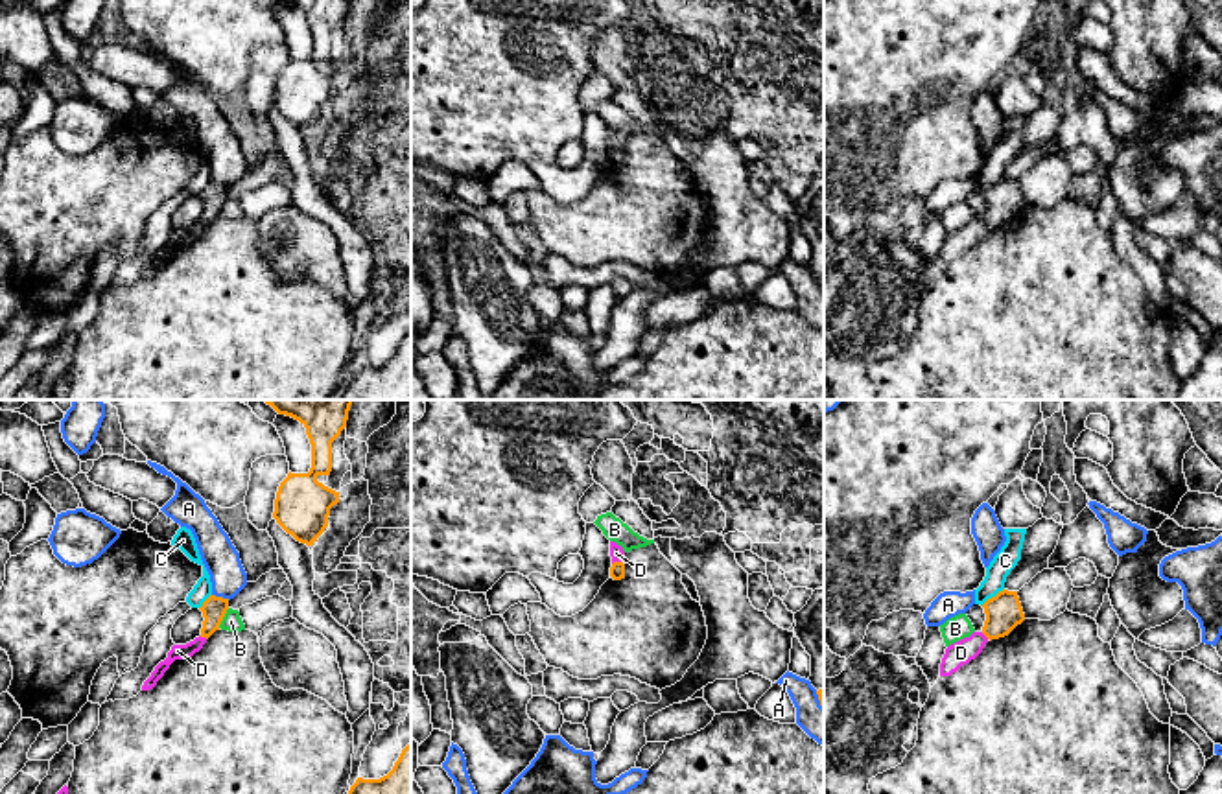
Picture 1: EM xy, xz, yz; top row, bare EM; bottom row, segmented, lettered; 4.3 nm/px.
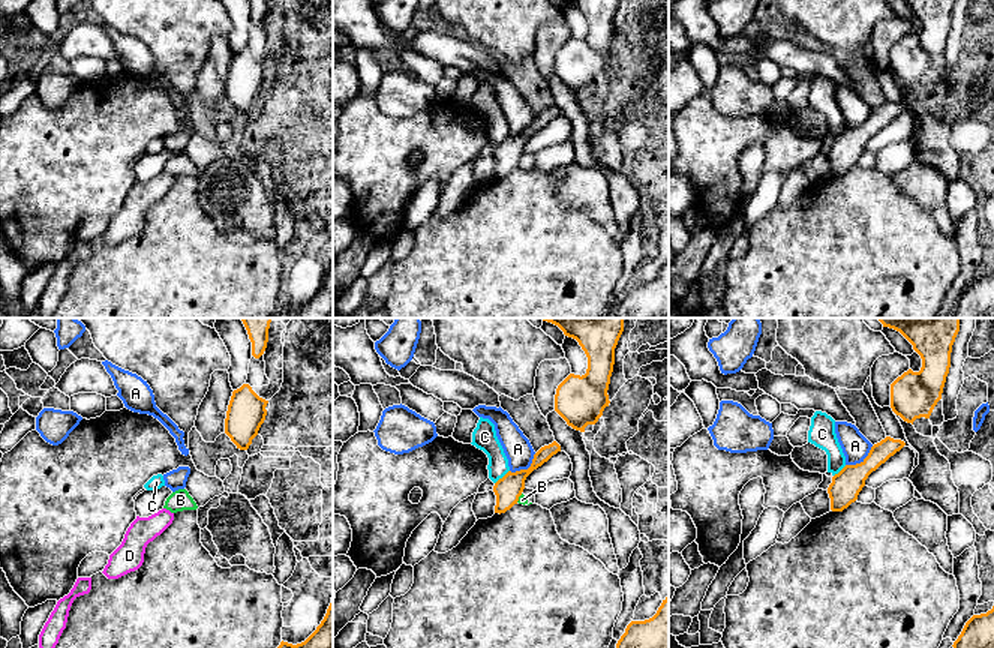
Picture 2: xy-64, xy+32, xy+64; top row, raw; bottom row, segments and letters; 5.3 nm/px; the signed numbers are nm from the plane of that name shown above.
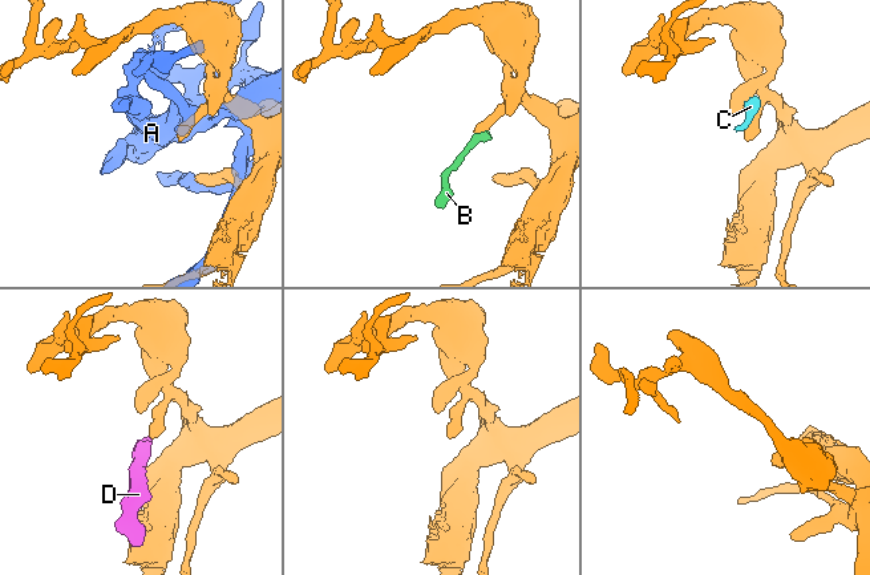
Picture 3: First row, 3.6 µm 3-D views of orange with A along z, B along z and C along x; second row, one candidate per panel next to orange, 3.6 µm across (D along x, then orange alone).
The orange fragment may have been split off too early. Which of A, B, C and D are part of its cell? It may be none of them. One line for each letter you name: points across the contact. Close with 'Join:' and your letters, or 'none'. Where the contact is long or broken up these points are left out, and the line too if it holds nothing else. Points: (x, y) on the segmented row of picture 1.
Join: none

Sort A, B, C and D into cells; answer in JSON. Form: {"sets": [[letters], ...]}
{"sets": [["A"], ["B"], ["C"], ["D"]]}

